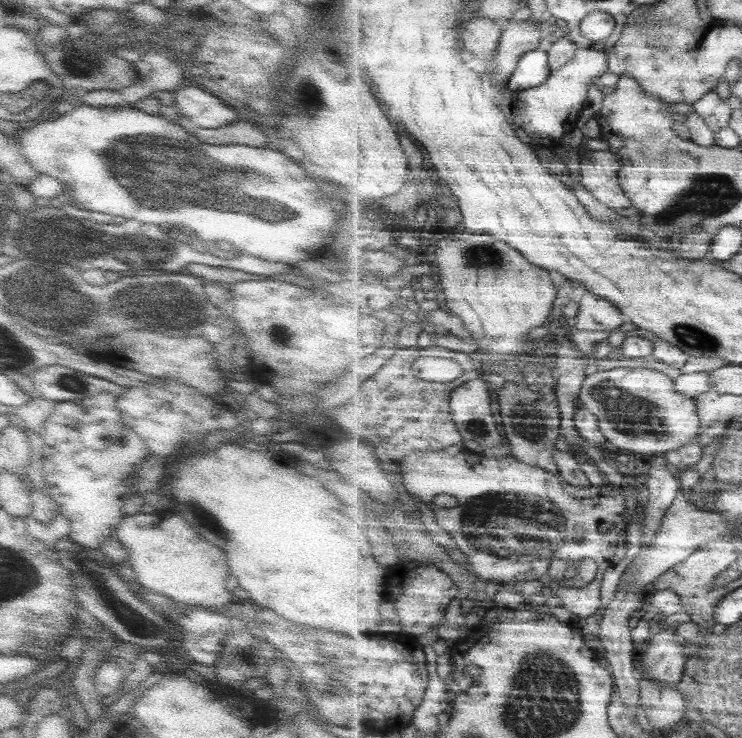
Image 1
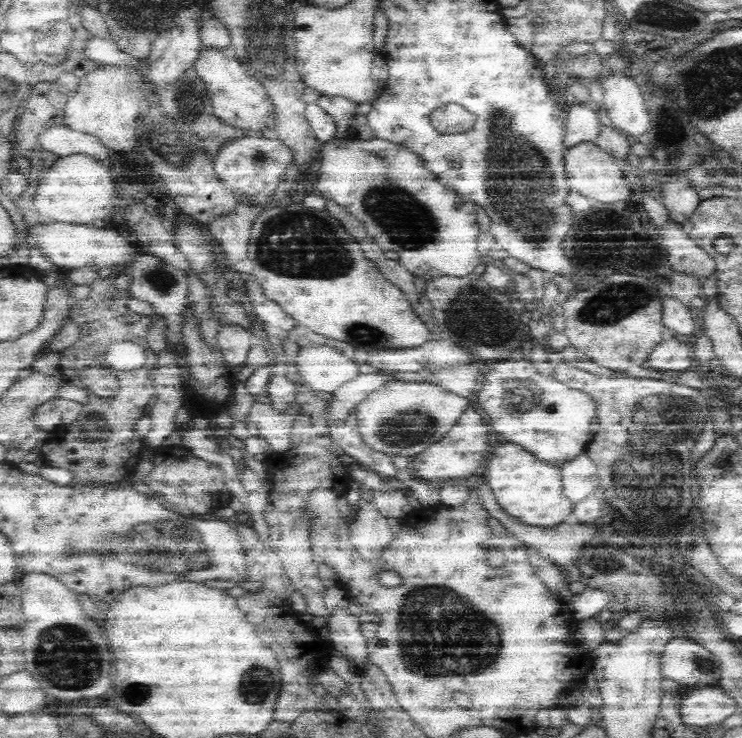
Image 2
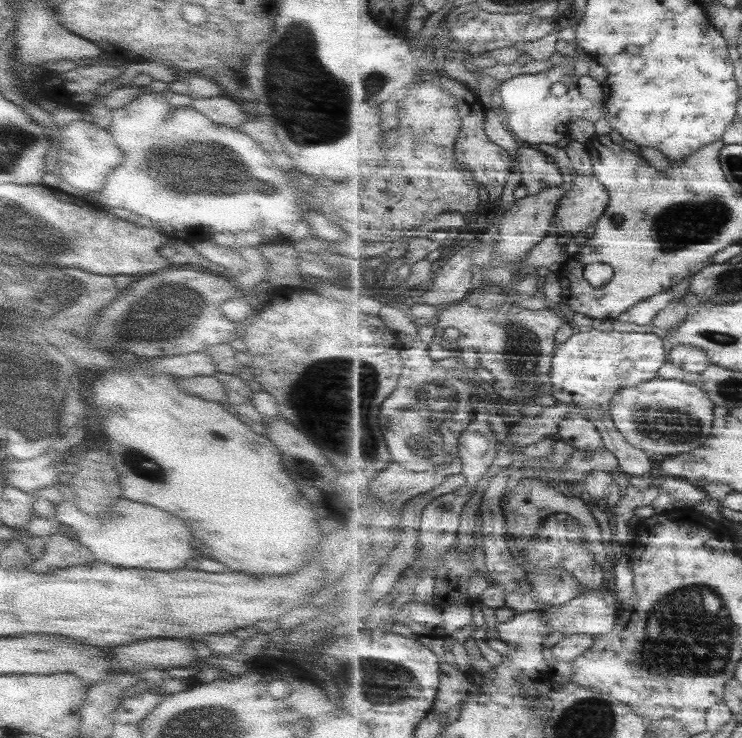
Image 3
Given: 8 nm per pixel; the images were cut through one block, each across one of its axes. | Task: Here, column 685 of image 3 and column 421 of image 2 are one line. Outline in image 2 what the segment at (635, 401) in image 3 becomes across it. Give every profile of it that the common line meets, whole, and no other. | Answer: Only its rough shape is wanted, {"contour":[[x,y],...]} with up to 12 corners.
{"contour":[[394,379],[355,408],[370,450],[412,458],[469,404]]}

